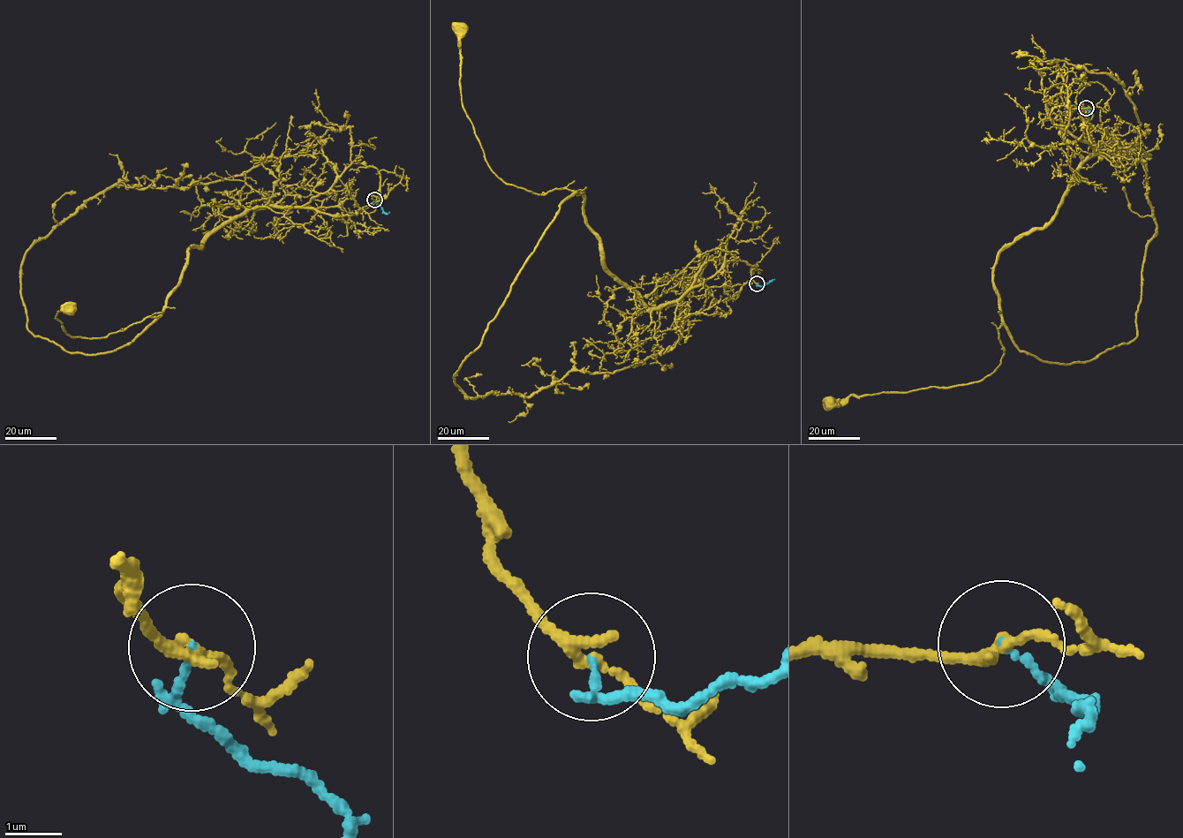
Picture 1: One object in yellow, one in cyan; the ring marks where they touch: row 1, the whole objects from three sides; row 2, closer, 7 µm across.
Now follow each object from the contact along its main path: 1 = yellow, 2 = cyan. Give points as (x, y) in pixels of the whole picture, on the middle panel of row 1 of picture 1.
1: (757, 283), (730, 260), (647, 307), (606, 268), (583, 191), (490, 169), (459, 27)
2: (757, 283), (761, 286), (774, 279)

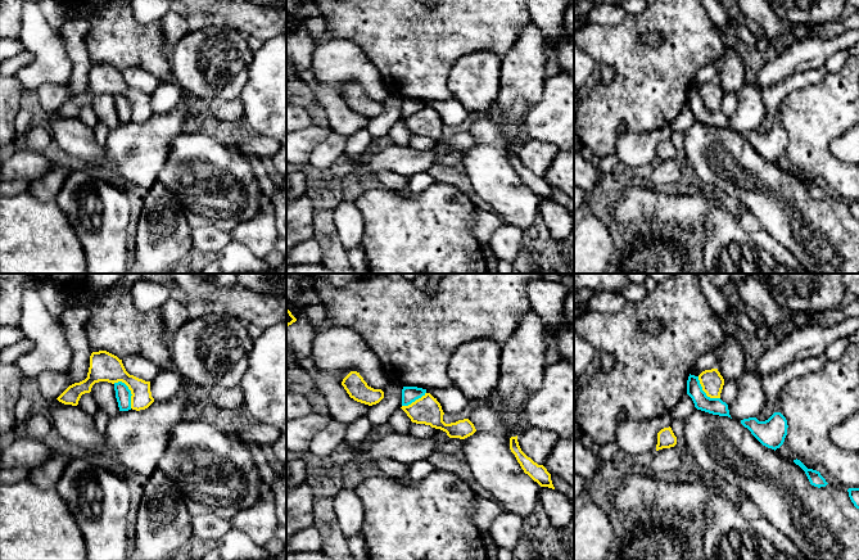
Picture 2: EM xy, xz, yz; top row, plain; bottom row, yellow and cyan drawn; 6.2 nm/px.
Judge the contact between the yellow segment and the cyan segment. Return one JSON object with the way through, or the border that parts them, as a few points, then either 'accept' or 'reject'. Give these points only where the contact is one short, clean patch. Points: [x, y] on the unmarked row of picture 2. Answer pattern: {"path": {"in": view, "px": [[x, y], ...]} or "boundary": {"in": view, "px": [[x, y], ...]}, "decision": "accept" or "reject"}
{"boundary": {"in": "xy", "px": [[114, 94], [122, 94], [131, 104], [131, 120]]}, "decision": "reject"}

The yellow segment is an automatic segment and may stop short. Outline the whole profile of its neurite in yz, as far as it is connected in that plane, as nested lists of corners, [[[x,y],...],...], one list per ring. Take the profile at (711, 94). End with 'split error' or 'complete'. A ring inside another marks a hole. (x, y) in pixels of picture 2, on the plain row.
[[[718,81],[705,82],[698,87],[702,103],[710,110],[720,110],[720,105],[724,98],[724,91]]]; complete

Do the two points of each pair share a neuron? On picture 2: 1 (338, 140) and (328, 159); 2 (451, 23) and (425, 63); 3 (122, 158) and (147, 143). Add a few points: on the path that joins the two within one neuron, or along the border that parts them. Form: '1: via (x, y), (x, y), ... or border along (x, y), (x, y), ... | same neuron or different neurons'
1: via (334, 145), (328, 154) | same neuron
2: via (441, 34), (425, 49), (425, 53) | same neuron
3: via (129, 157), (140, 149) | same neuron

